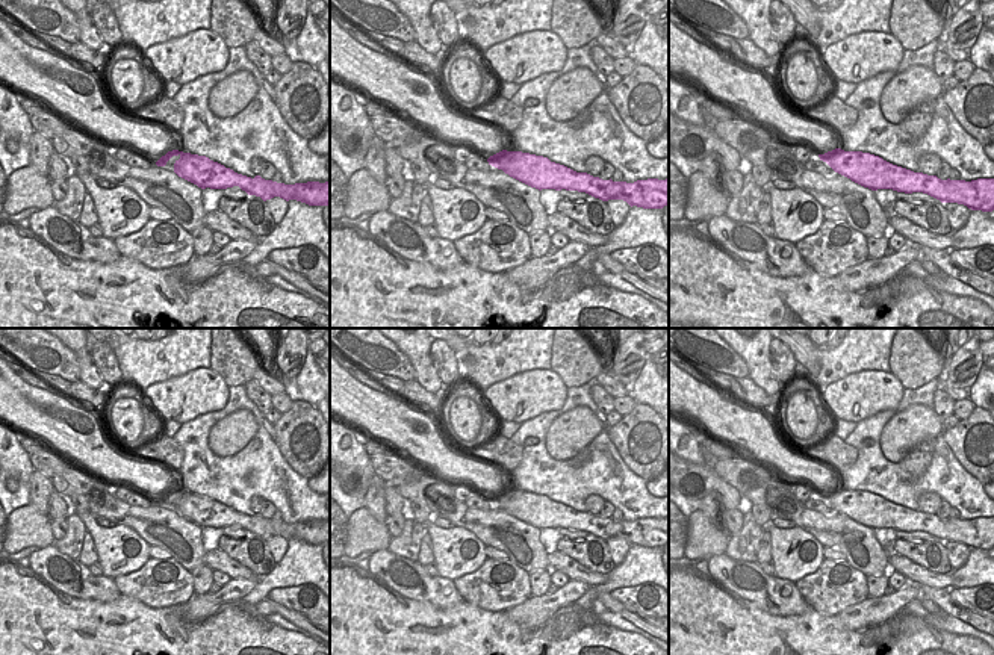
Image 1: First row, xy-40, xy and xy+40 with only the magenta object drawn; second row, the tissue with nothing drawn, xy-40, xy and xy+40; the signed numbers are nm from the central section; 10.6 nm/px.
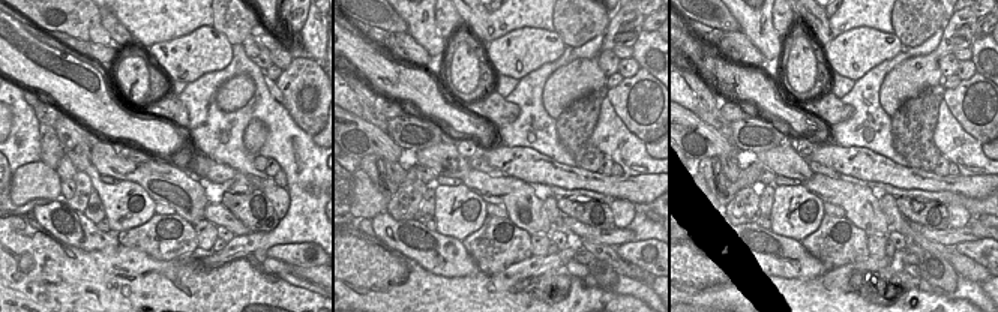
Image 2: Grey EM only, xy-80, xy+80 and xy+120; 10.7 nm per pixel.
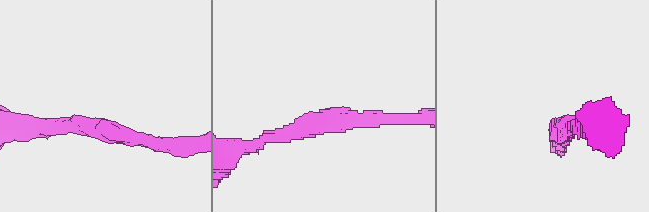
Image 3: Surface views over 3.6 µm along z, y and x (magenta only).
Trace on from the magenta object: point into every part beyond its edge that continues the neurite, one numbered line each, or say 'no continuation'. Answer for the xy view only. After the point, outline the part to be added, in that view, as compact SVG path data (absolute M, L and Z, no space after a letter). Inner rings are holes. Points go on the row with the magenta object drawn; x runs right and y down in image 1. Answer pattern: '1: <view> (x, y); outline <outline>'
no continuation

